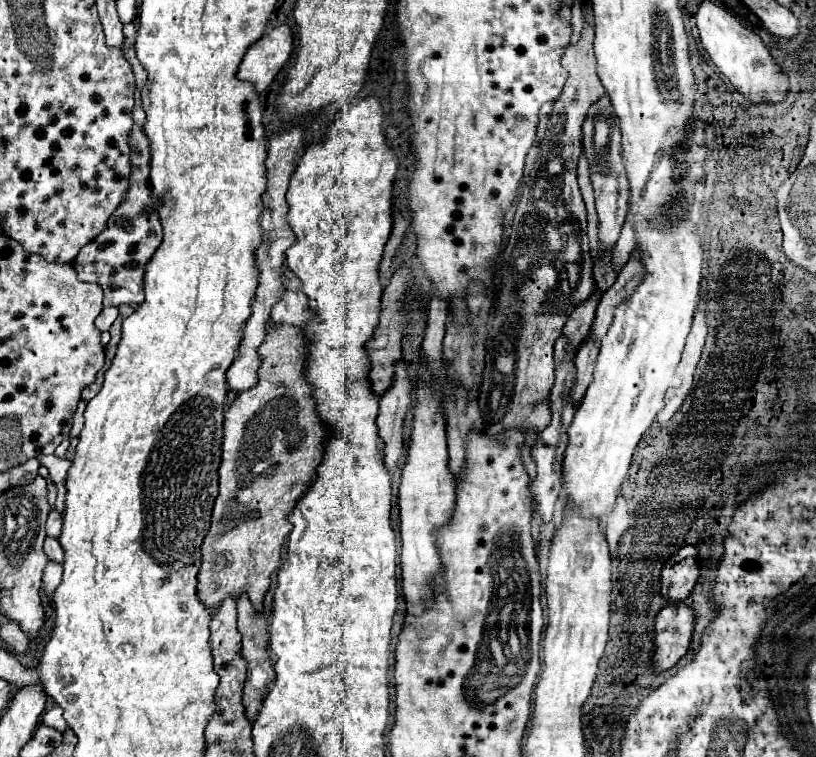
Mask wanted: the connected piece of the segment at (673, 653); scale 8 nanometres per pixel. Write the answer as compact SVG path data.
M684 602L662 608L654 620L652 670L670 670L688 650L694 630L694 612Z

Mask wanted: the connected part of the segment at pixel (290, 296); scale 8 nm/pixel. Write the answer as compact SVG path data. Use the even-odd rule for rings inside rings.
M284 290L280 300L272 306L272 322L274 324L292 324L302 326L312 316L310 308L306 306L306 294Z

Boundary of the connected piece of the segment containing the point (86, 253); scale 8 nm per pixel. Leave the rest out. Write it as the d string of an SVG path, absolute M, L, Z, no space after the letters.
M134 124L128 138L130 146L130 184L120 206L108 218L106 230L86 244L76 256L78 280L94 282L104 290L104 306L140 306L144 302L144 266L162 240L158 208L162 198L154 198L150 186L150 140L140 124Z

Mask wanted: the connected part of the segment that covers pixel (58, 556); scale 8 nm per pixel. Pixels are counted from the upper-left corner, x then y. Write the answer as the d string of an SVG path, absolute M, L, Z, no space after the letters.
M46 536L46 540L44 540L44 550L46 550L46 556L48 556L48 558L54 558L54 560L58 560L58 562L64 560L64 550L62 550L62 546L60 546L60 542L58 542L56 538Z

